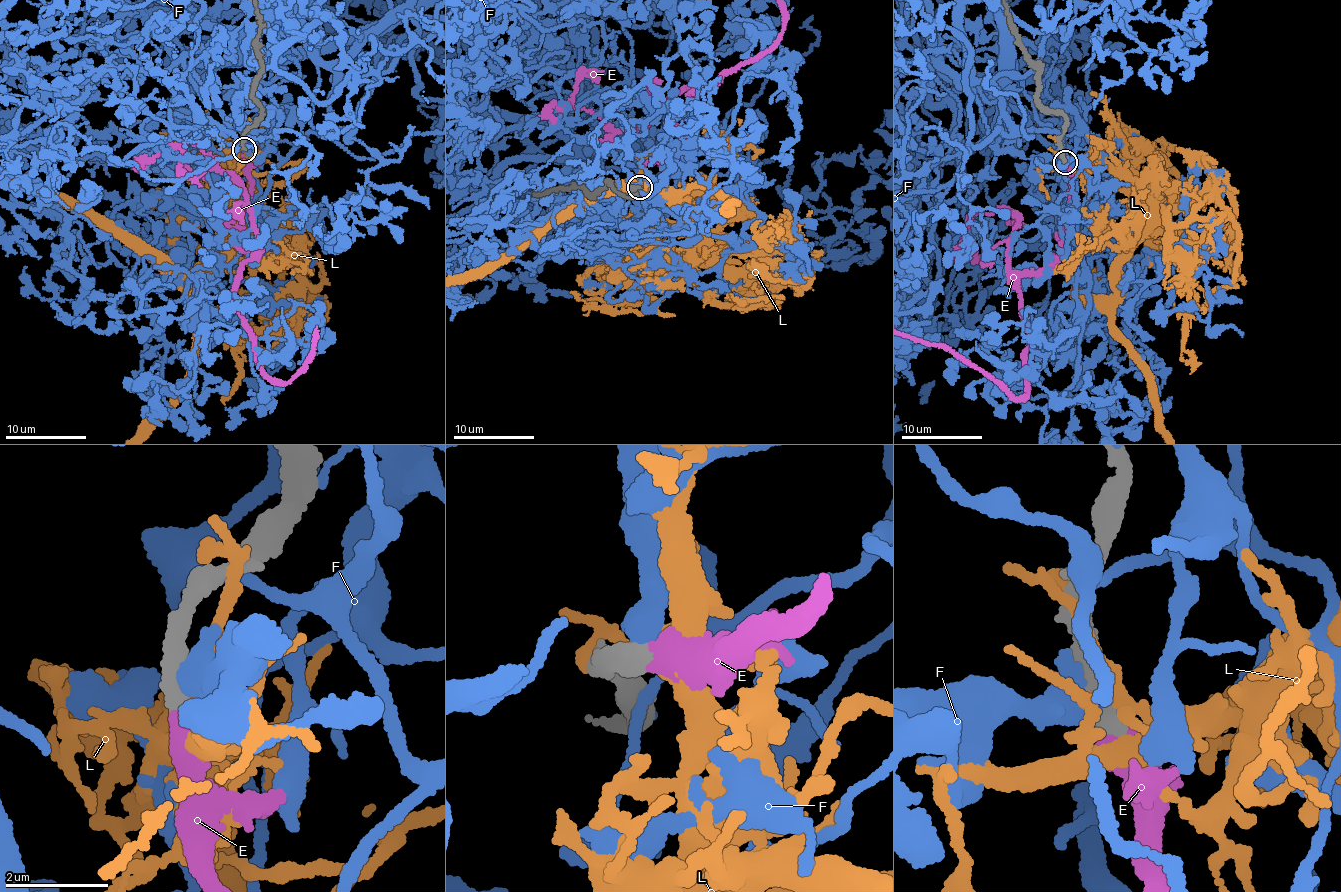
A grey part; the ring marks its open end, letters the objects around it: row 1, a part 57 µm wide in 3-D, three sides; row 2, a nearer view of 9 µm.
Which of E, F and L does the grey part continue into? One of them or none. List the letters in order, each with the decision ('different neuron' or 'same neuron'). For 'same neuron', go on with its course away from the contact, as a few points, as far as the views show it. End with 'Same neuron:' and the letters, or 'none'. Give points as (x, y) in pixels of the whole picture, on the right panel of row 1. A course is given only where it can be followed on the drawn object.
E: same neuron
F: different neuron
L: different neuron
Same neuron: E

